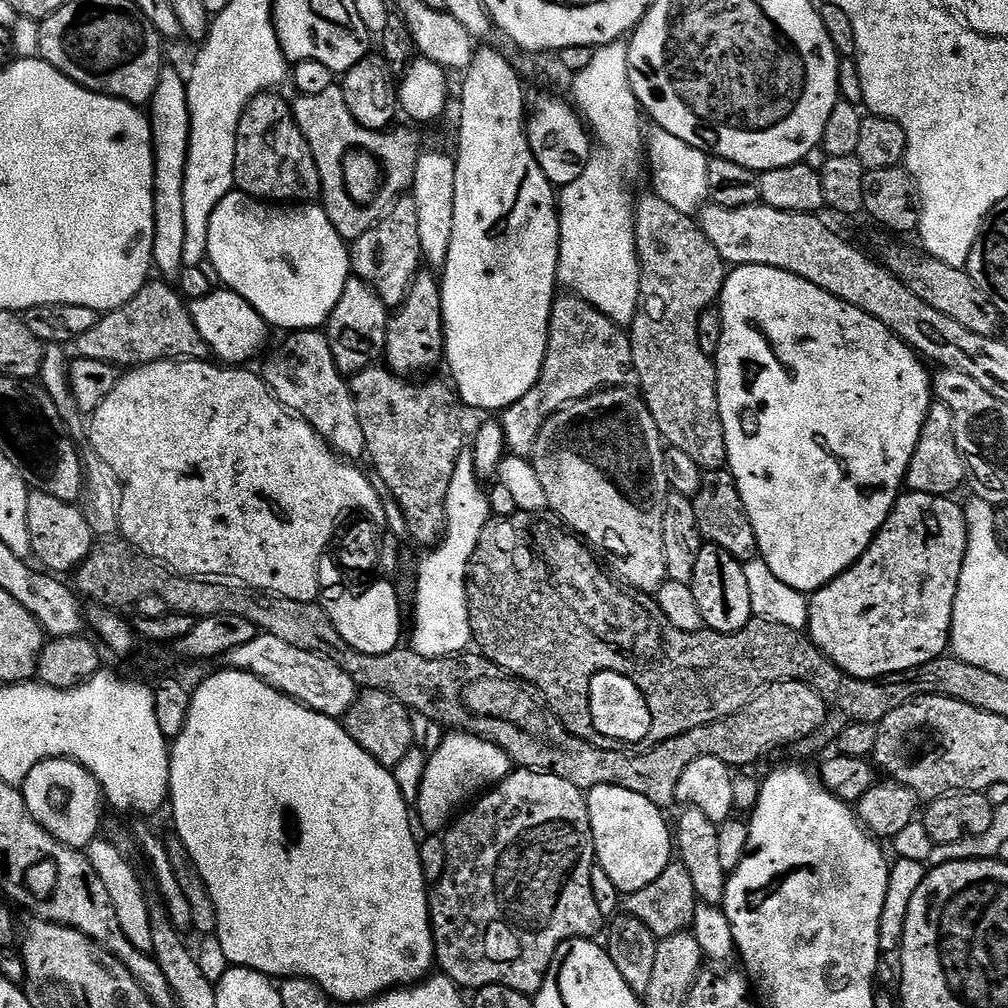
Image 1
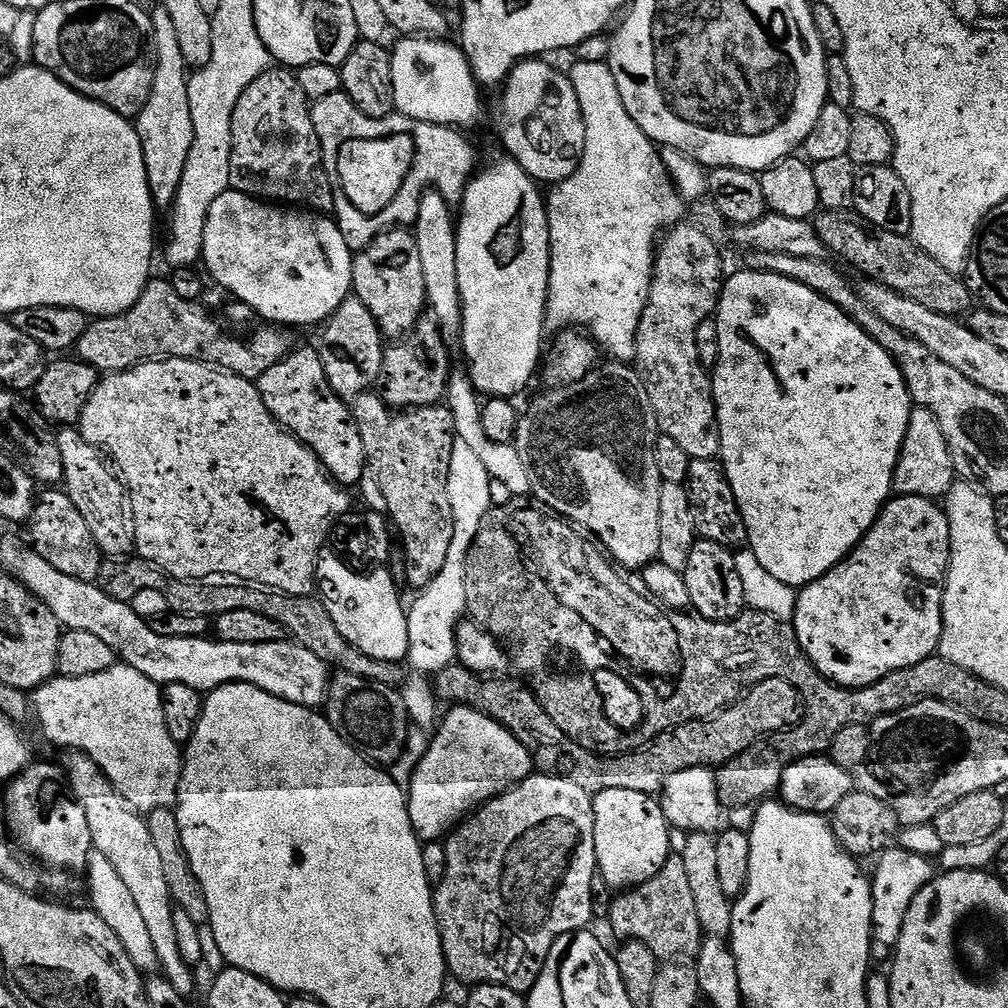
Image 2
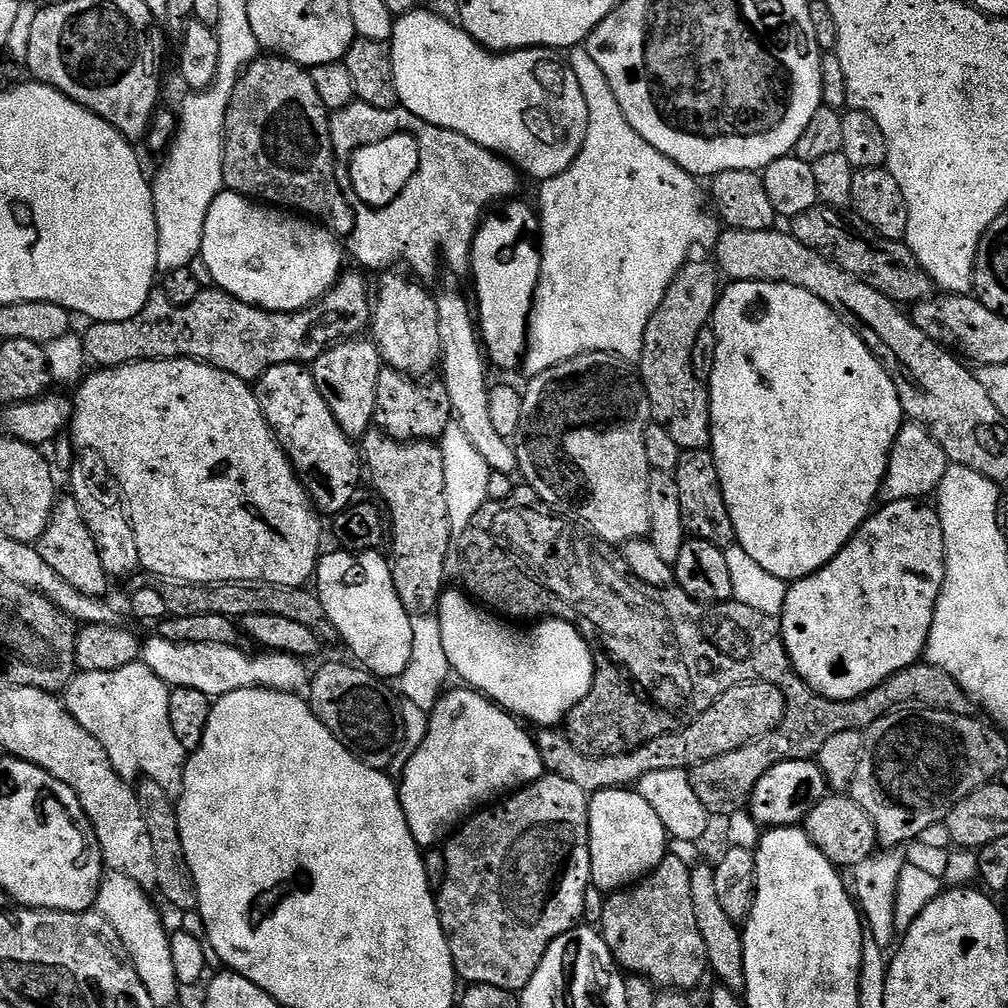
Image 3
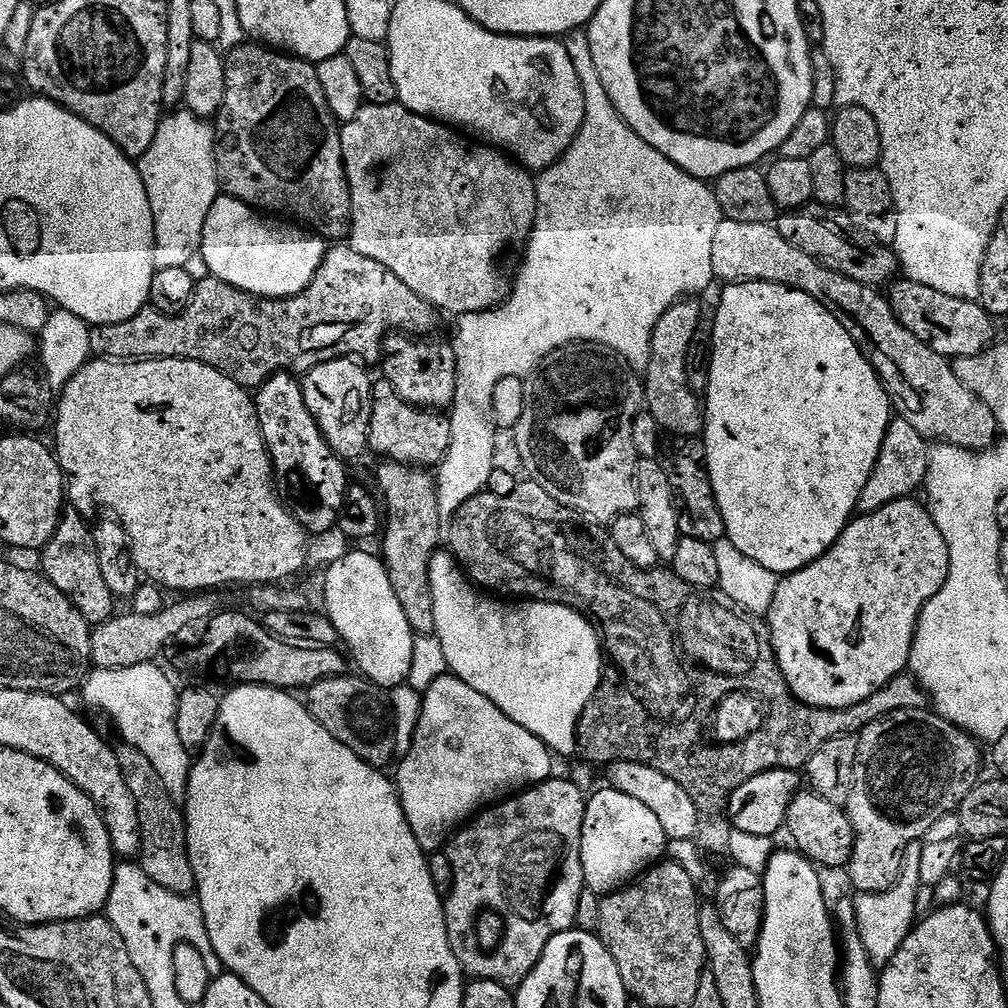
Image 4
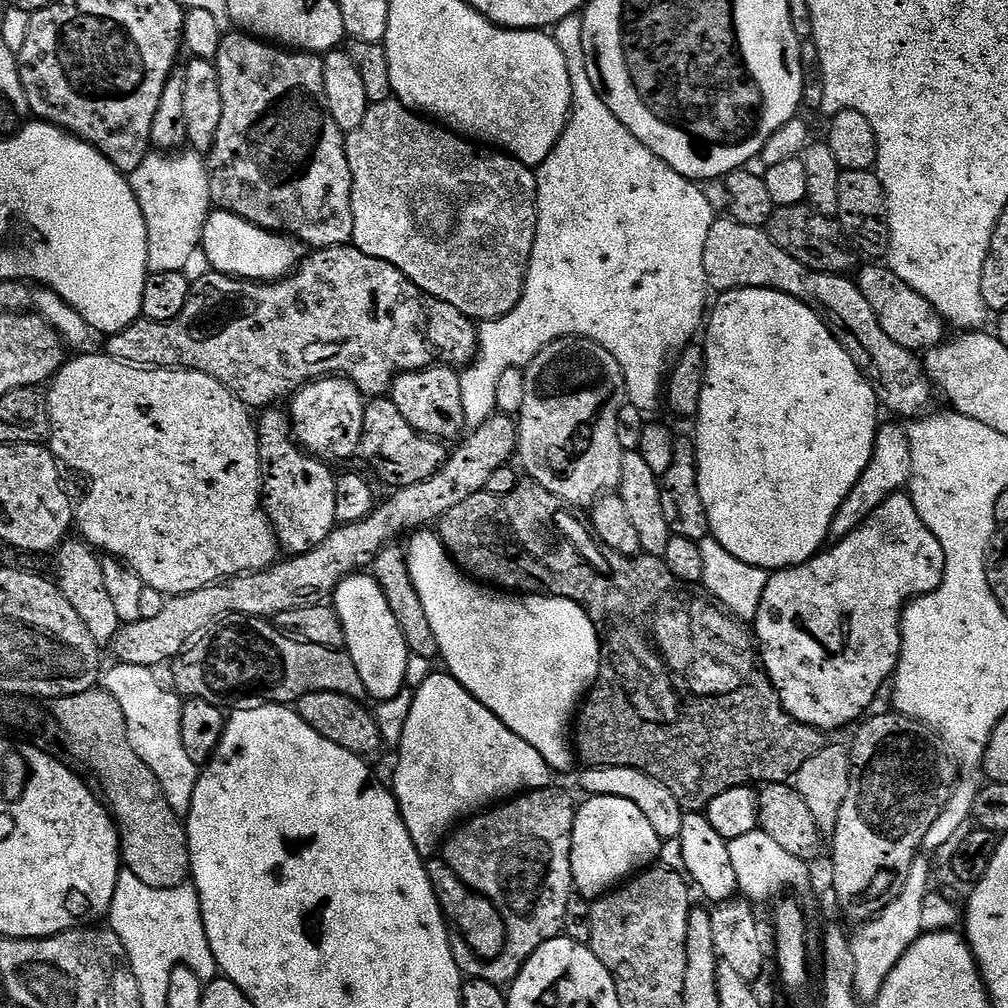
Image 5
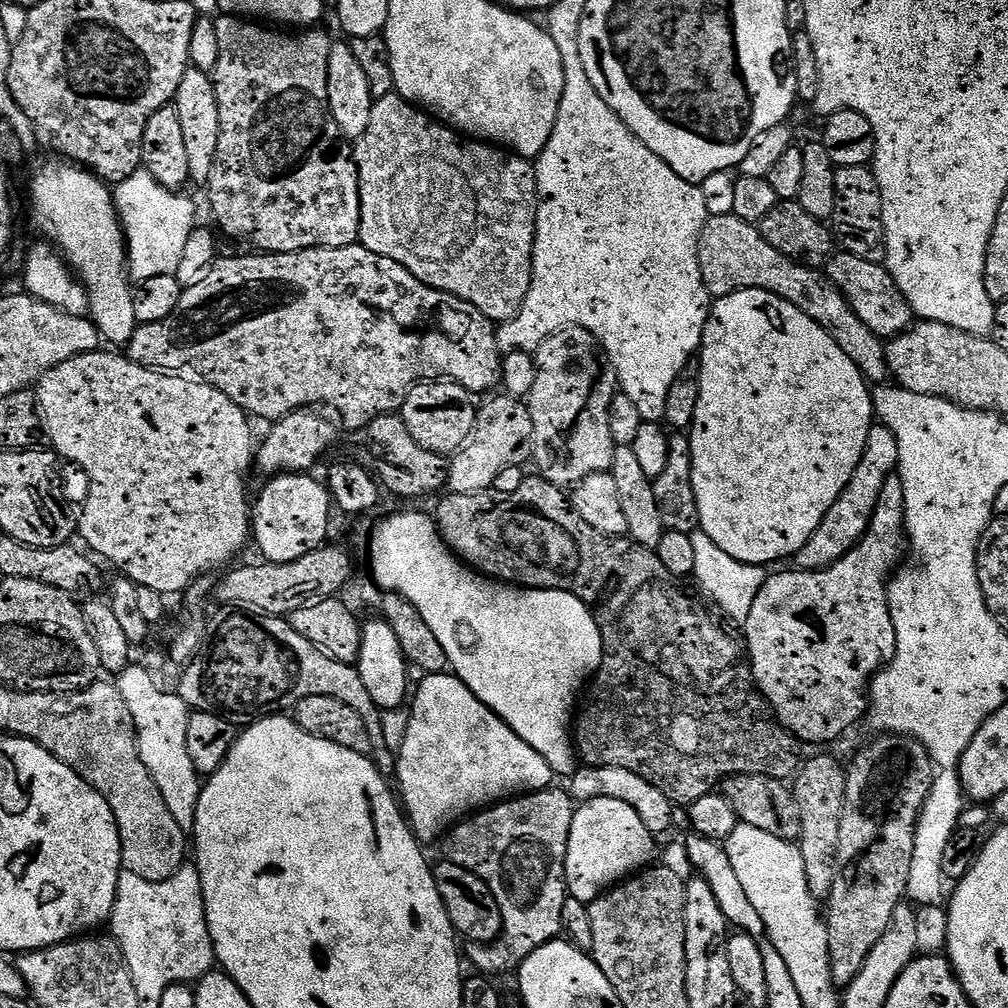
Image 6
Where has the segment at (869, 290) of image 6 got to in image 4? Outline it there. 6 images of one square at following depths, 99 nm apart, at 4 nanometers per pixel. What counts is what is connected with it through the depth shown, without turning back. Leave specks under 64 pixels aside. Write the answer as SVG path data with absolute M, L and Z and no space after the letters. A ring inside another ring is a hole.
M900 278L891 285L887 293L898 322L914 334L930 350L949 358L962 356L977 356L993 347L997 339L994 318L984 308L984 305L975 300L950 298L950 294L941 294L939 290L930 290L930 286L922 286L918 282L907 278Z

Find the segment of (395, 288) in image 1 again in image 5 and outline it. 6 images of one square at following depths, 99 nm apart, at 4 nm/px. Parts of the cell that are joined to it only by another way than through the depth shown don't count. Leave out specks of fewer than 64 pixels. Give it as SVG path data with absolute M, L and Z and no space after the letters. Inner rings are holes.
M433 366L419 368L416 372L402 372L392 381L390 398L394 406L402 410L406 422L422 434L452 442L465 431L460 372L455 367Z

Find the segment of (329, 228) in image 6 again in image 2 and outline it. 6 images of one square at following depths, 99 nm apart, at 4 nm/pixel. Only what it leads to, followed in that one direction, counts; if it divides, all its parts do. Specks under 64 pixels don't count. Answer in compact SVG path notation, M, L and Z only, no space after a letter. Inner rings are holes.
M283 66L269 67L267 72L263 72L246 90L242 90L242 98L238 98L238 106L234 106L234 118L232 119L232 149L230 150L230 188L233 192L241 192L247 196L255 196L258 200L265 202L275 202L280 206L299 206L304 210L311 210L317 214L328 214L332 212L334 206L334 194L328 181L328 175L324 169L324 159L322 158L322 146L318 142L318 134L314 130L312 121L312 104L306 98L306 90L298 82L296 72Z

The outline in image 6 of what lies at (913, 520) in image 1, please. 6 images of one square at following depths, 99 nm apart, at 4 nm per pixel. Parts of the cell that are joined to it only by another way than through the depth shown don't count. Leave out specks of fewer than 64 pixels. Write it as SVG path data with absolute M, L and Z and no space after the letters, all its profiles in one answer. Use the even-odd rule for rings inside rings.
M899 475L888 477L888 482L882 486L880 501L876 503L876 509L872 515L872 521L868 523L866 534L856 543L852 551L846 553L838 562L830 567L823 568L820 572L806 572L803 570L791 570L792 572L775 572L769 575L767 582L758 590L758 598L754 598L754 606L750 606L750 614L742 621L744 628L744 640L748 643L746 655L752 665L752 678L757 688L760 689L764 699L768 701L769 708L776 714L776 719L786 730L790 730L797 740L808 744L828 744L836 740L847 728L856 724L856 719L861 719L862 713L868 707L866 695L873 676L881 668L888 667L888 663L896 653L896 635L894 634L894 622L890 618L888 609L888 581L901 567L906 556L906 533L904 530L904 495L902 494L902 482Z

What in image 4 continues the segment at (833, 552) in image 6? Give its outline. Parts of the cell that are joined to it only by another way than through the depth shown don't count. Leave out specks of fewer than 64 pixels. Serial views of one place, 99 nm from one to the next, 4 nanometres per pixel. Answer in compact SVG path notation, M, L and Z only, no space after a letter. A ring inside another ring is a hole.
M896 418L886 430L886 438L882 442L882 450L878 454L878 462L870 474L870 482L866 482L866 490L860 495L859 511L861 513L878 510L883 504L907 500L919 493L924 487L924 479L928 473L929 441L924 439L910 422Z

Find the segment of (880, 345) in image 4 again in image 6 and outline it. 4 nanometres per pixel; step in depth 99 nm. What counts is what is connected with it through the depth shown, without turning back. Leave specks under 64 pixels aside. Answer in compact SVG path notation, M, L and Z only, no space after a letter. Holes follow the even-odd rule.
M731 214L709 215L700 235L698 258L704 285L712 297L729 296L731 292L747 288L772 292L778 298L798 306L802 314L814 318L814 322L818 322L818 326L822 326L822 330L826 330L830 338L834 338L834 342L846 350L865 380L884 382L889 379L885 341L876 336L874 330L862 322L862 318L858 318L858 314L848 305L847 298L828 281L827 275L817 274L797 260L786 258L786 254L776 252L774 246L762 238L757 225L748 224Z

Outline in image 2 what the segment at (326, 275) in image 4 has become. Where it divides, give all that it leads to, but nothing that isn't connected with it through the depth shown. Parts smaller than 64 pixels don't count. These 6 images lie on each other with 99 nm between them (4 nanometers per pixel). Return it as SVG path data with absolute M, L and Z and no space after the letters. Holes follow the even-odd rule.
M149 279L144 292L138 298L138 302L130 310L126 310L117 316L101 316L89 323L86 334L77 342L74 349L79 359L85 360L90 366L94 366L101 374L113 372L125 372L134 366L138 366L145 360L199 360L202 364L213 365L223 371L232 372L235 376L241 376L250 381L257 381L270 366L274 366L279 360L284 360L289 352L293 351L291 331L280 326L260 326L249 340L239 340L236 336L227 336L220 329L220 324L203 308L203 303L193 302L186 298L178 298L174 294L174 286L171 279Z

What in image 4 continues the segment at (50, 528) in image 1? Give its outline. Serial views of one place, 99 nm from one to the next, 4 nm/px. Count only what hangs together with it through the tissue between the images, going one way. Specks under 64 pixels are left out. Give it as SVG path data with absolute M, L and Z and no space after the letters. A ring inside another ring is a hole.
M65 507L64 515L60 517L56 527L56 533L42 550L44 556L42 574L51 584L58 586L58 590L62 590L66 598L70 598L78 614L82 614L82 618L86 618L90 626L95 626L105 624L112 619L117 611L118 600L112 596L109 587L106 586L99 562L99 550L95 548L93 529L84 520L87 519L77 508Z

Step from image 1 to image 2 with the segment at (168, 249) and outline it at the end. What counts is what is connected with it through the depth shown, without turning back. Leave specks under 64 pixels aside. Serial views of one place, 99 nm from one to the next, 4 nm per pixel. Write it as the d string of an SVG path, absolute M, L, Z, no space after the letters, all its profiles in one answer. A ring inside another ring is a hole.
M158 6L154 10L150 14L152 41L156 50L154 85L146 106L135 117L134 123L142 145L152 203L157 211L166 212L171 209L182 182L182 173L194 144L194 124L190 113L188 67L179 48L174 22L164 8Z

